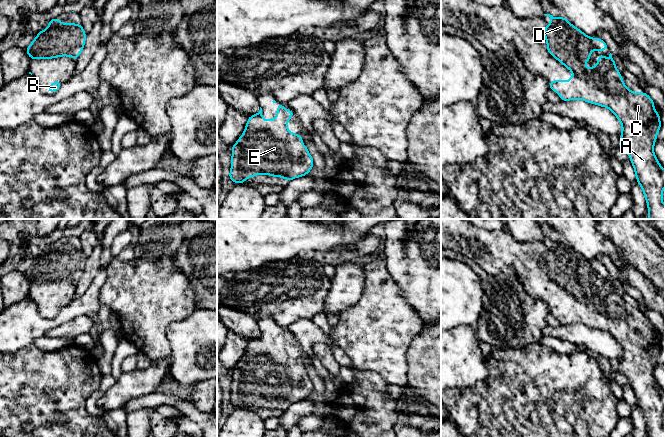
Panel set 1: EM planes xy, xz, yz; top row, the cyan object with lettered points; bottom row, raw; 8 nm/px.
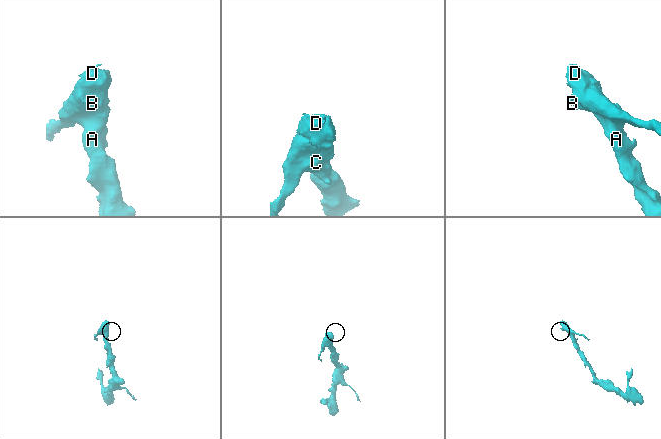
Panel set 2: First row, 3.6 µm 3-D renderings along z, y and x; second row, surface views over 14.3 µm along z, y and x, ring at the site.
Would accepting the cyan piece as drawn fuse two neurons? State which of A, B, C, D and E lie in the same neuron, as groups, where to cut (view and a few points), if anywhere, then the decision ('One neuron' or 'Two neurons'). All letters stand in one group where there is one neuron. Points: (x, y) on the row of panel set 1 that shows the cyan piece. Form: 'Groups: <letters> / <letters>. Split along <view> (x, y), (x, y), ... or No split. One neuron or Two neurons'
Groups: A B C D E. No split. One neuron

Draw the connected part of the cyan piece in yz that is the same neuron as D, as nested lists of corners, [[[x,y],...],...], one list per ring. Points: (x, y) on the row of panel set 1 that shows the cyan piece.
[[[550,14],[544,15],[551,19],[550,24],[543,29],[547,41],[547,51],[574,74],[568,81],[551,80],[549,87],[560,94],[560,100],[581,99],[606,107],[613,112],[622,125],[619,149],[624,150],[630,157],[637,182],[642,188],[647,202],[648,219],[665,219],[665,205],[662,202],[665,169],[660,165],[653,151],[657,134],[661,128],[660,115],[654,108],[655,103],[647,93],[637,91],[635,94],[626,87],[611,53],[608,59],[601,54],[598,55],[598,62],[594,67],[585,67],[585,63],[590,61],[590,54],[593,50],[609,50],[603,40],[587,36],[564,17],[556,18]]]

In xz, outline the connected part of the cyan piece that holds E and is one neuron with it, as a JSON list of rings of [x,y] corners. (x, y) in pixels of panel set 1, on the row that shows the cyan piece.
[[[272,101],[278,106],[275,112],[277,118],[264,120],[262,108],[256,115],[248,117],[244,133],[232,146],[230,179],[235,183],[245,183],[245,179],[252,176],[267,174],[285,178],[288,181],[307,175],[313,167],[314,161],[306,146],[301,141],[304,136],[291,133],[287,128],[287,122],[294,115],[292,110],[285,110],[285,106]]]

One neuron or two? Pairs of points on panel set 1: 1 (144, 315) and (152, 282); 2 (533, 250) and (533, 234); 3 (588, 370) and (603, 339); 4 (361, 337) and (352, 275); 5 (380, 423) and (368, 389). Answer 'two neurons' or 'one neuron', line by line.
1: one neuron
2: two neurons
3: two neurons
4: two neurons
5: one neuron

